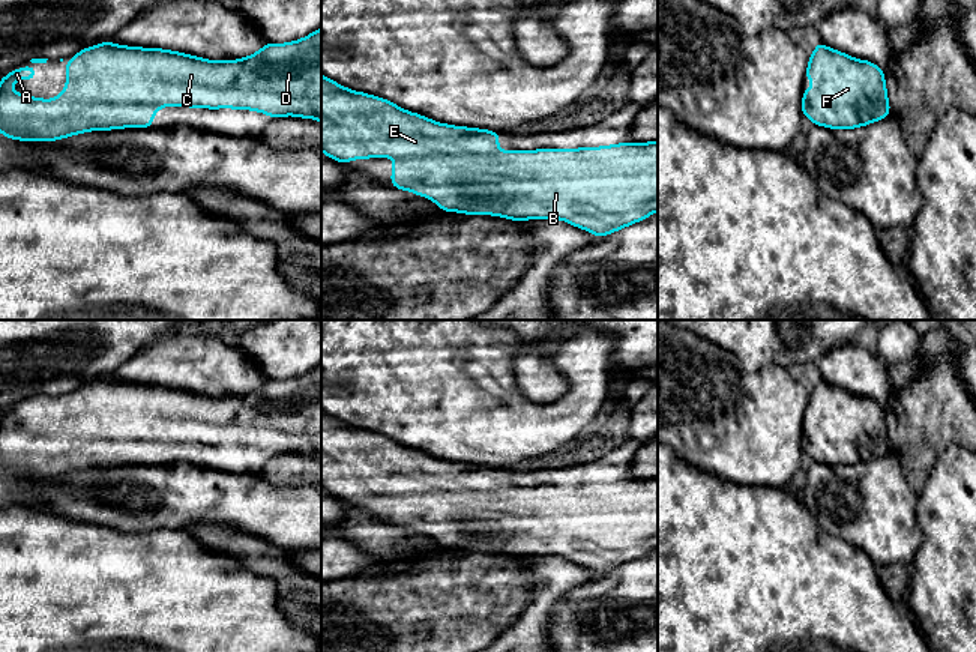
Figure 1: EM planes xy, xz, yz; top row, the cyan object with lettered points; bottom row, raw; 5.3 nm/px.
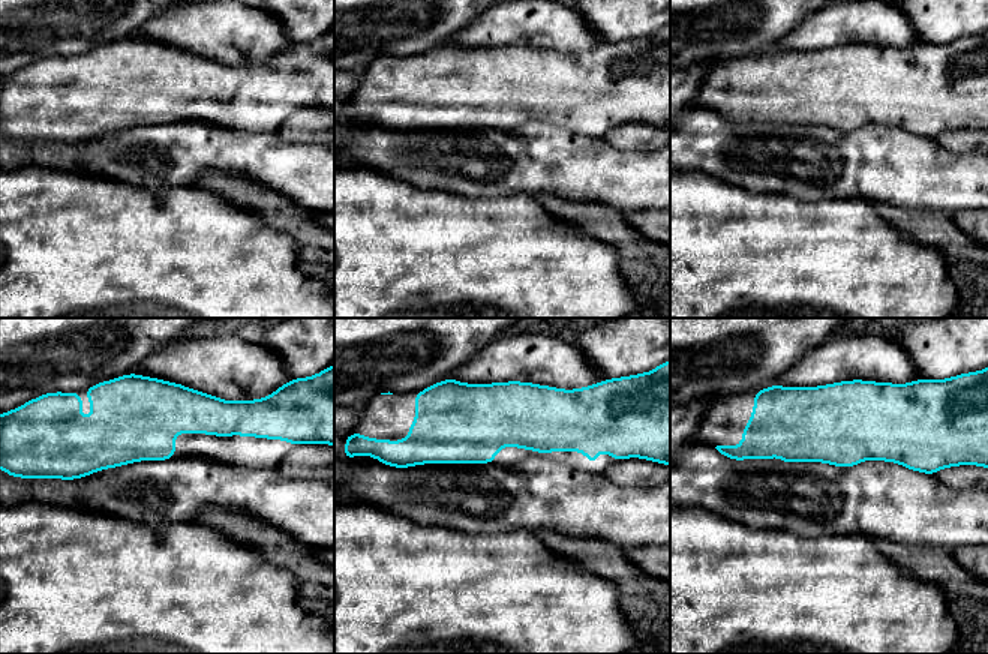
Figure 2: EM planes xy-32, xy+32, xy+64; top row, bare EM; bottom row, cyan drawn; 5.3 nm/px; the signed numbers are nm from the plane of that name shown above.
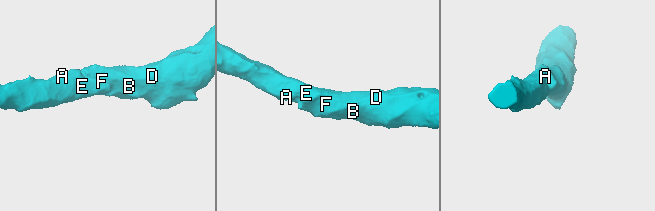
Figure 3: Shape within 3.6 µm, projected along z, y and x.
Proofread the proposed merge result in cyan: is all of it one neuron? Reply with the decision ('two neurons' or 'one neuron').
one neuron

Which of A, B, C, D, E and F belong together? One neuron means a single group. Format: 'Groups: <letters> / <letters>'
Groups: A B C D E F

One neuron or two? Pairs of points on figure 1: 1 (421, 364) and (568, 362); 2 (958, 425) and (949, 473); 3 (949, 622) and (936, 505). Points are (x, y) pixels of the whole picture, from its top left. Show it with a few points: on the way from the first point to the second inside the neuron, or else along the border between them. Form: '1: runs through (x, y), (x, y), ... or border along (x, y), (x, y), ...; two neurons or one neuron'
1: runs through (467, 380), (521, 412), (560, 409); one neuron
2: border along (960, 443), (952, 442), (931, 467); two neurons
3: runs through (949, 594), (949, 534); one neuron

